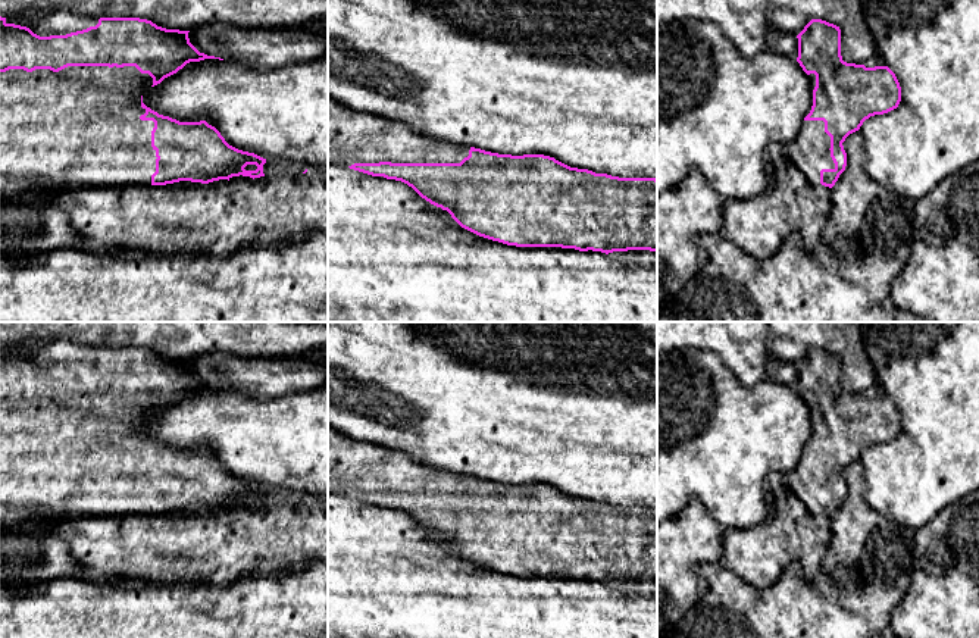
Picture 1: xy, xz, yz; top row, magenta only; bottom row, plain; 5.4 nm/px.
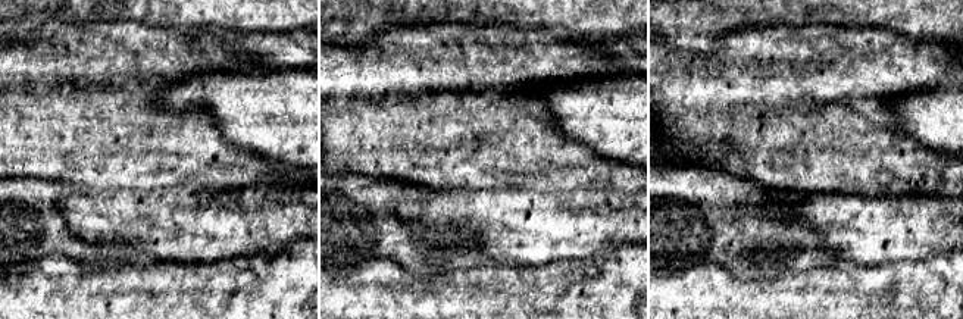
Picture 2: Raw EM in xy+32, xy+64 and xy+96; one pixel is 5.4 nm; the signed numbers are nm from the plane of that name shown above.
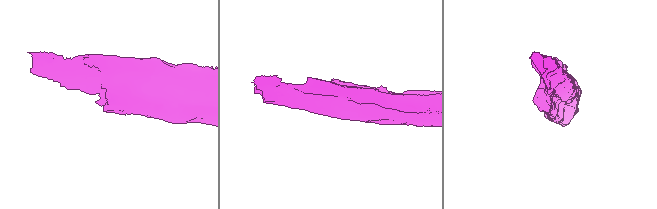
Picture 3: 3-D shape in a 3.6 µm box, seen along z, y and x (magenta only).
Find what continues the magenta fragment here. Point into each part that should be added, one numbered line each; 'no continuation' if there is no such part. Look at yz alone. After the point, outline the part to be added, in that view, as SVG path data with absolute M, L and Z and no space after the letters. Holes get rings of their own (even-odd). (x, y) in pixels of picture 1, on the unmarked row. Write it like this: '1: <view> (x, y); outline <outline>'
1: yz (809, 479); outline M804 450L798 465L788 473L786 484L811 515L820 515L820 500L835 498L831 466L823 450Z

